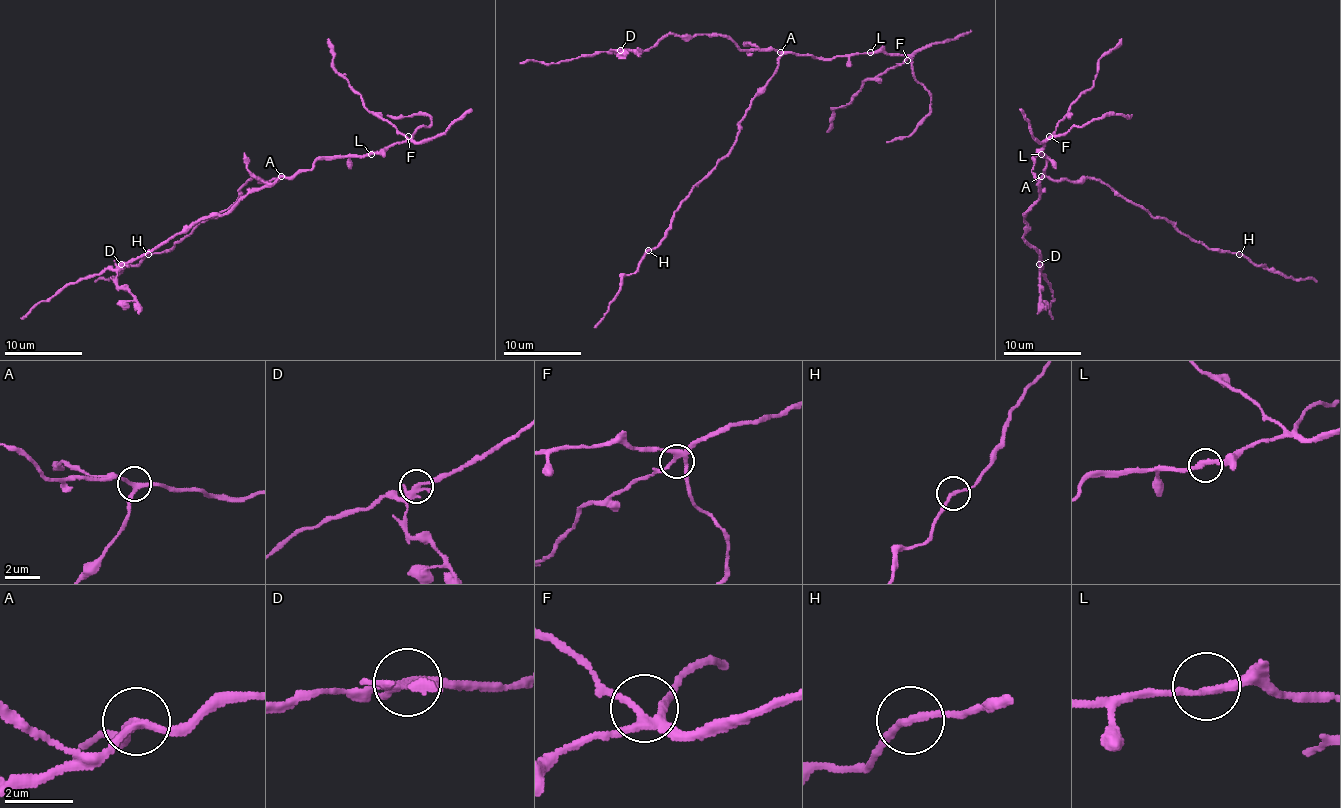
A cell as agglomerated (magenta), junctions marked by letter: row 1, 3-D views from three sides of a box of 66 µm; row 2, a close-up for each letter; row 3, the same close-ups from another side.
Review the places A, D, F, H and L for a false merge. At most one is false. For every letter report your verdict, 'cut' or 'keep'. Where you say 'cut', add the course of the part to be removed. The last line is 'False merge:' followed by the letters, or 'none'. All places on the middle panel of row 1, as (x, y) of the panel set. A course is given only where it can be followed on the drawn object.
A: keep
D: cut | (620, 50), (553, 64), (526, 60), (520, 64)
F: keep
H: keep
L: keep
False merge: D

